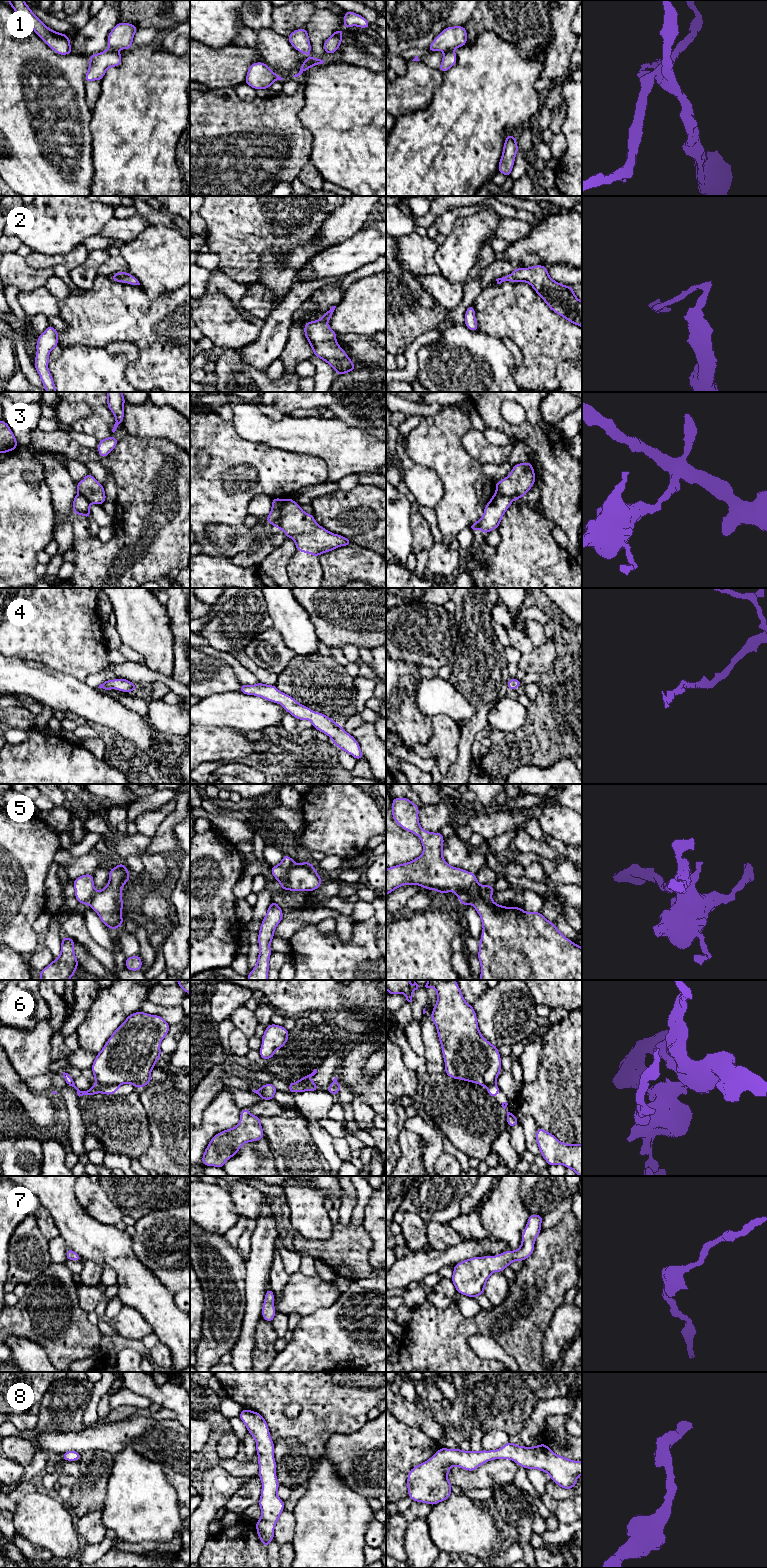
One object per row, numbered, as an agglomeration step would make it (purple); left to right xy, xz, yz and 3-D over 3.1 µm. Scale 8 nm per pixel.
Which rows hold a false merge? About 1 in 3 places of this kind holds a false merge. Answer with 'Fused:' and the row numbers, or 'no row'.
Fused: 1, 3, 5, 6

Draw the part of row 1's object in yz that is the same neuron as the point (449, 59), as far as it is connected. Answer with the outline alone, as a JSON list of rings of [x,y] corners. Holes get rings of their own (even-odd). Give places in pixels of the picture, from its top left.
[[[443,50],[443,59],[439,66],[439,70],[445,73],[448,69],[453,67],[457,62],[457,56],[454,50]]]

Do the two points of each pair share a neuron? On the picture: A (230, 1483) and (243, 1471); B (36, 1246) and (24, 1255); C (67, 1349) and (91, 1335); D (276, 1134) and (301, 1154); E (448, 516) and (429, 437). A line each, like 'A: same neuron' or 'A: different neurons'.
A: different neurons
B: same neuron
C: same neuron
D: same neuron
E: same neuron

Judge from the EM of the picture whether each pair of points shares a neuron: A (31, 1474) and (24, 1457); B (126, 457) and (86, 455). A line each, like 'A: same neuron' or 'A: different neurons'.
A: different neurons
B: same neuron

